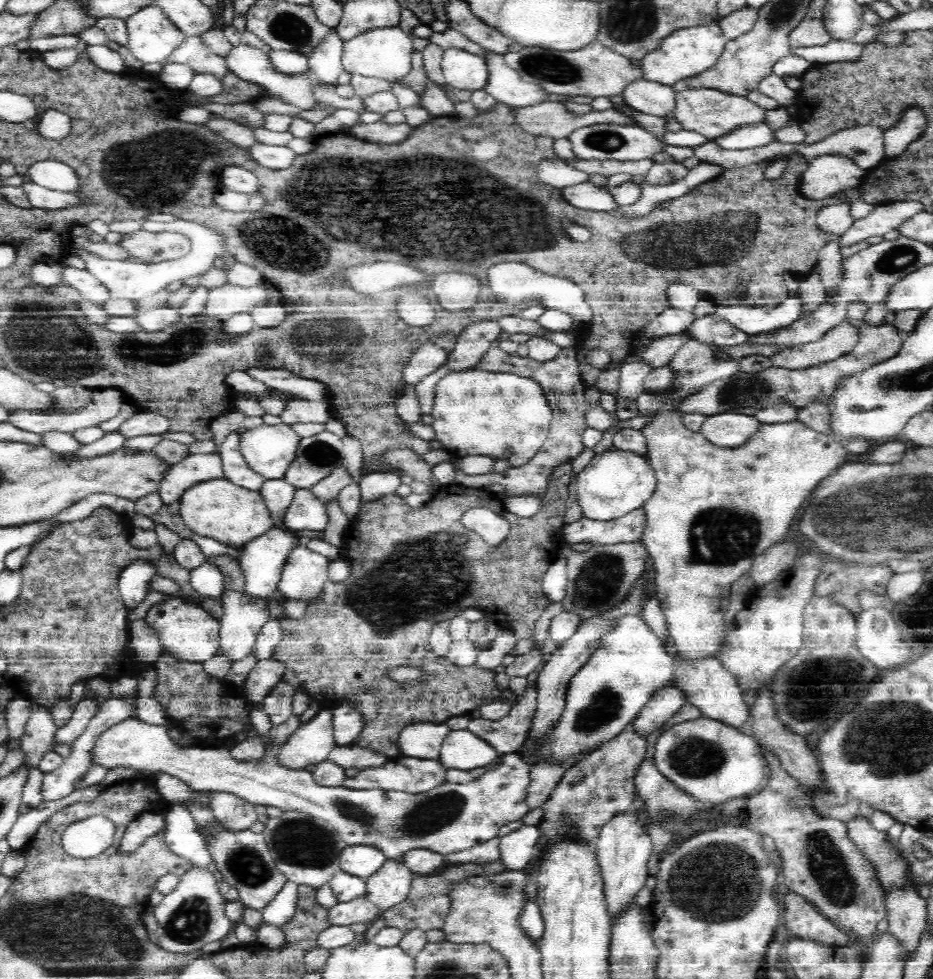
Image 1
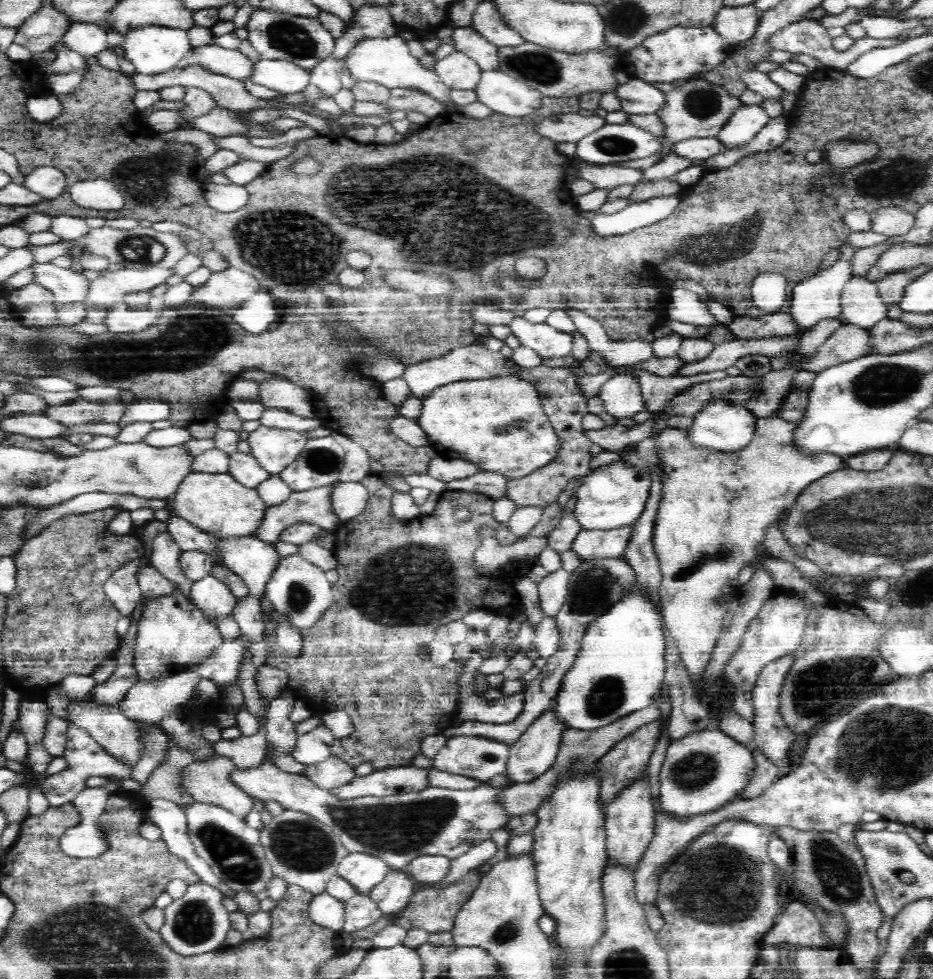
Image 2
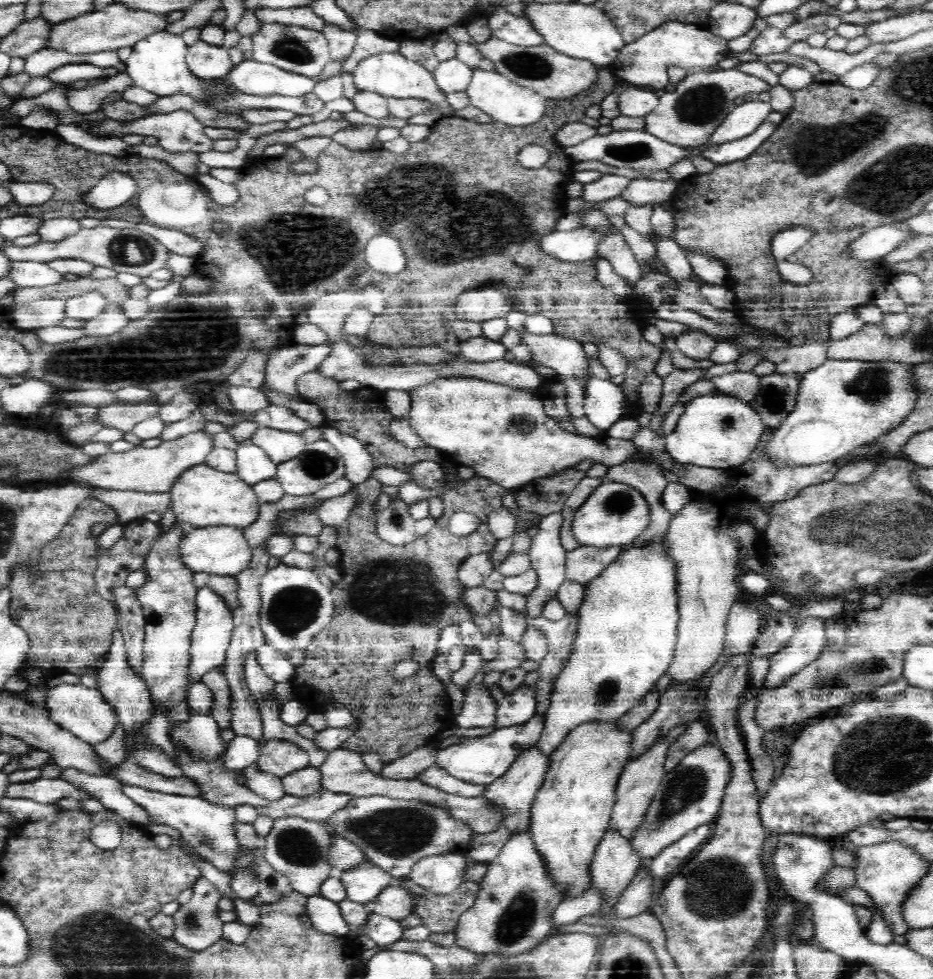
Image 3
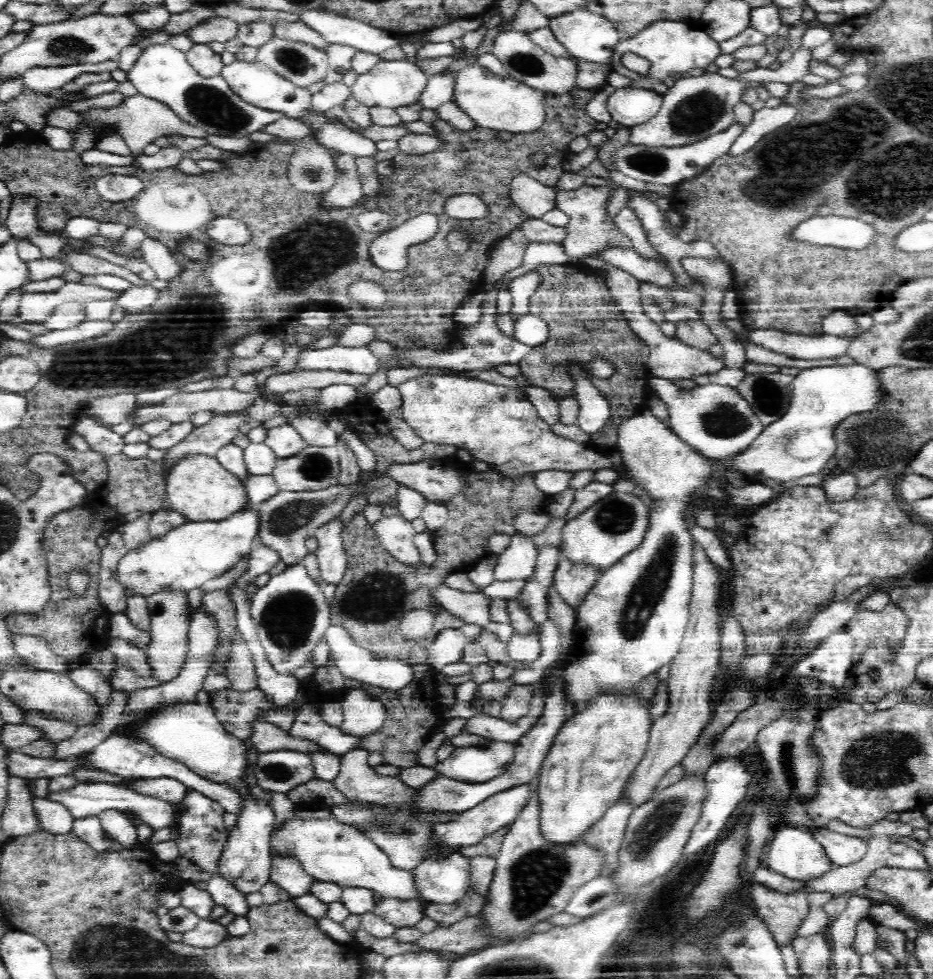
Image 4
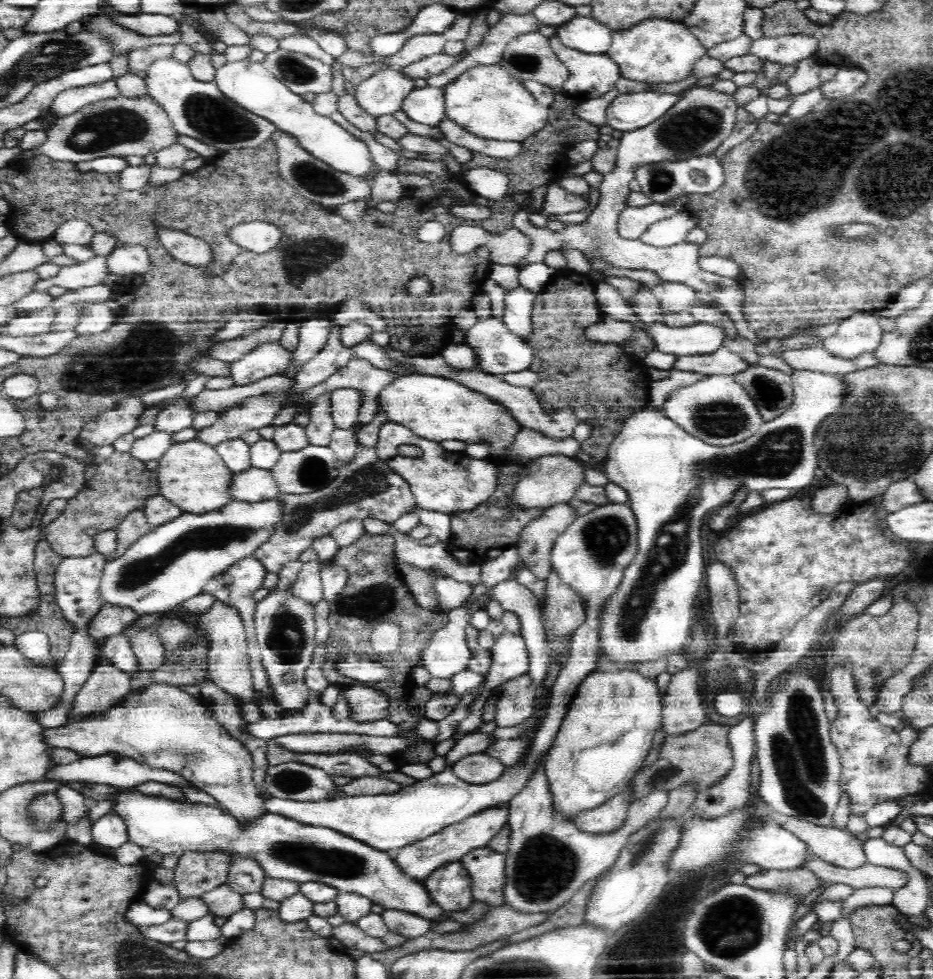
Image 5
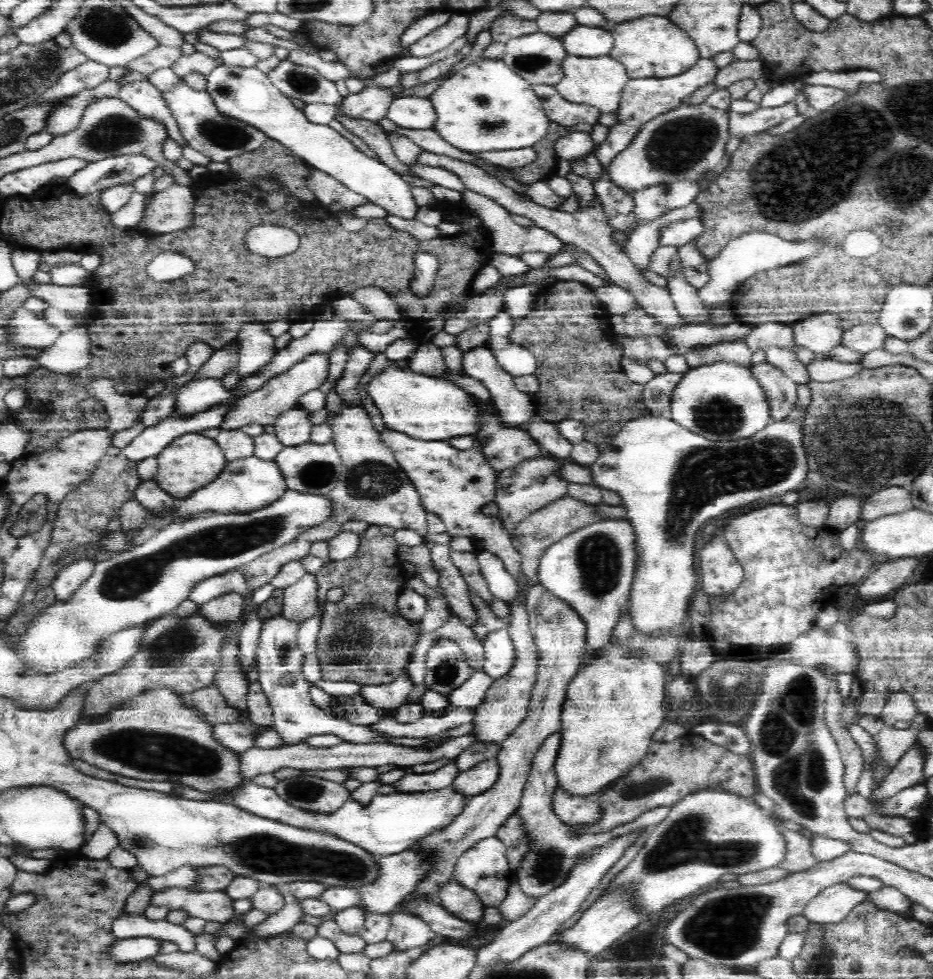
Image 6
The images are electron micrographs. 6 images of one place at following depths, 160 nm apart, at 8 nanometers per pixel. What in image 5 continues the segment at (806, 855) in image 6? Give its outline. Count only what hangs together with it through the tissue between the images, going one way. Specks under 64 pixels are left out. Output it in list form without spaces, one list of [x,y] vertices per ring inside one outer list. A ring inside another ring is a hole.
[[[816,857],[815,862],[808,867],[826,882],[845,884],[853,889],[878,887],[896,892],[911,881],[908,872],[891,866],[876,866],[870,862],[858,868],[846,869]]]

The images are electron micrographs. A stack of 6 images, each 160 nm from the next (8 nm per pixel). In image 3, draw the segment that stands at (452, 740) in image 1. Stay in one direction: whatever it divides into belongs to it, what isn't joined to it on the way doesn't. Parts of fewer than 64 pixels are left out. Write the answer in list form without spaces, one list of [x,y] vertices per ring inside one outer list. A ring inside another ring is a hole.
[[[534,716],[530,721],[504,728],[494,728],[485,736],[466,737],[458,744],[438,748],[436,752],[436,765],[443,768],[448,774],[468,782],[486,784],[500,778],[516,760],[522,748],[536,744],[542,734],[545,718]]]

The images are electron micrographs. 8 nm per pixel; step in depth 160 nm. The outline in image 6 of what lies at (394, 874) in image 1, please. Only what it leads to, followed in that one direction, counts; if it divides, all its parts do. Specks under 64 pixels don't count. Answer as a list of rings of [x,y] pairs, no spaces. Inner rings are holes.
[[[394,910],[389,916],[391,924],[387,940],[392,941],[397,950],[421,946],[438,936],[432,927],[416,916],[400,910]]]

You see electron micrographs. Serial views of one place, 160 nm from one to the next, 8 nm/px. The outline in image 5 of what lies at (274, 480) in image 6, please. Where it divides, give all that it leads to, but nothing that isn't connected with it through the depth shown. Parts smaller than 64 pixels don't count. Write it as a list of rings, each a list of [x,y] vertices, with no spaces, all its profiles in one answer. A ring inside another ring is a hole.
[[[251,467],[246,473],[236,474],[234,485],[235,500],[248,503],[276,499],[280,494],[271,472],[258,468]]]

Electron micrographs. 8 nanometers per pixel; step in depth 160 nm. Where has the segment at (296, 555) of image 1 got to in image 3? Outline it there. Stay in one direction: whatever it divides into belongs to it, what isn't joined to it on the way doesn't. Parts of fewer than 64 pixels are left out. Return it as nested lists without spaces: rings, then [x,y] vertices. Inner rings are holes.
[[[280,563],[269,569],[262,576],[260,592],[262,630],[267,643],[283,653],[290,648],[307,648],[310,640],[328,626],[336,607],[331,587],[322,584],[315,571],[290,564]]]

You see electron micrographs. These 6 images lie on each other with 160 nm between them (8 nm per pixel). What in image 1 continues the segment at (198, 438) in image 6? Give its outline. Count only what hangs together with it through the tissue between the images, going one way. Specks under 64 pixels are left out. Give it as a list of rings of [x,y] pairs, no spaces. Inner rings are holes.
[[[225,479],[208,481],[192,488],[180,502],[180,516],[189,530],[237,550],[276,526],[258,491],[239,488]]]

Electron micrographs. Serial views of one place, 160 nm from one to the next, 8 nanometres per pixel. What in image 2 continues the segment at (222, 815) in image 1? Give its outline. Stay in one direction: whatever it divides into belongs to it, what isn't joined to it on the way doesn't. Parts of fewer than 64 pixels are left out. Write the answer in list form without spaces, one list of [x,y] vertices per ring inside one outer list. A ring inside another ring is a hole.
[[[208,754],[191,762],[190,770],[183,779],[197,802],[220,806],[240,820],[245,820],[254,810],[254,799],[234,784],[228,783],[225,777],[234,766],[234,761],[229,756]]]

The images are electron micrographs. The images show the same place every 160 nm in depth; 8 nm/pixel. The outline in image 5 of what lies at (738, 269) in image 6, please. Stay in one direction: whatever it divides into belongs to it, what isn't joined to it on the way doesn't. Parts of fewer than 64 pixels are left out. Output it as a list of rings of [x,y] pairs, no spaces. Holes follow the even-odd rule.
[[[662,283],[654,287],[651,293],[653,299],[659,302],[666,313],[689,311],[698,301],[695,290],[683,283]]]

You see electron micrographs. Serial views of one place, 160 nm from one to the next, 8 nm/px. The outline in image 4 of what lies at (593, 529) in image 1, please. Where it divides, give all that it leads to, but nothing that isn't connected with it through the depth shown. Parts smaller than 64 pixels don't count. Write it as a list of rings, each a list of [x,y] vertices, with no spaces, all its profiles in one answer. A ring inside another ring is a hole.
[[[562,556],[559,571],[556,572],[555,589],[565,598],[565,601],[577,608],[584,600],[586,592],[598,581],[602,573],[600,565],[572,561],[571,557]]]

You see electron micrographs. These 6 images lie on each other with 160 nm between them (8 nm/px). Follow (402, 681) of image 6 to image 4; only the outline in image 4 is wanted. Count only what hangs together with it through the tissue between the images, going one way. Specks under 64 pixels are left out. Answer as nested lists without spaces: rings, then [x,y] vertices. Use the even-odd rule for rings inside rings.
[[[349,691],[339,697],[344,710],[344,720],[339,726],[342,735],[361,737],[384,724],[385,709],[378,699],[364,691]]]

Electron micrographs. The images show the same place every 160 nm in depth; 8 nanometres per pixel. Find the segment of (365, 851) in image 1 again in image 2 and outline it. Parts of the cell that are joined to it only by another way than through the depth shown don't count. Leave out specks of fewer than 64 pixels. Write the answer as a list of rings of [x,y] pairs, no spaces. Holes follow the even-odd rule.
[[[348,852],[337,870],[337,874],[349,880],[362,894],[367,894],[388,872],[390,866],[379,856],[368,852]]]

